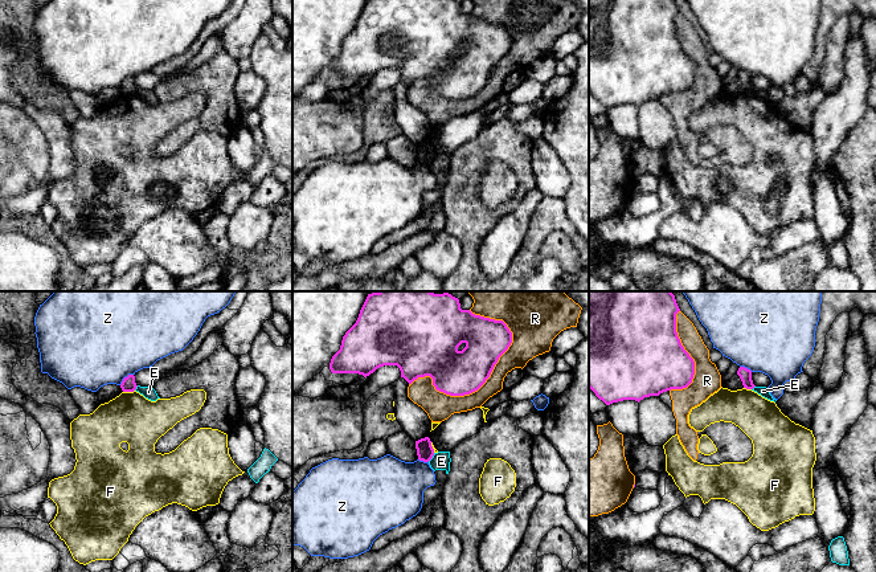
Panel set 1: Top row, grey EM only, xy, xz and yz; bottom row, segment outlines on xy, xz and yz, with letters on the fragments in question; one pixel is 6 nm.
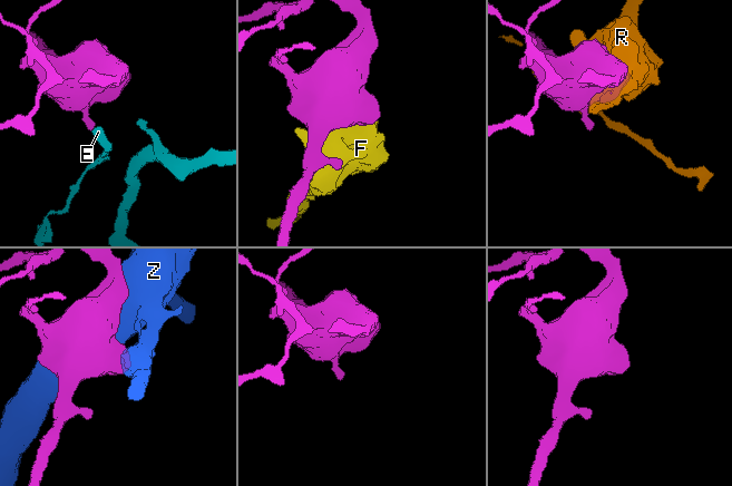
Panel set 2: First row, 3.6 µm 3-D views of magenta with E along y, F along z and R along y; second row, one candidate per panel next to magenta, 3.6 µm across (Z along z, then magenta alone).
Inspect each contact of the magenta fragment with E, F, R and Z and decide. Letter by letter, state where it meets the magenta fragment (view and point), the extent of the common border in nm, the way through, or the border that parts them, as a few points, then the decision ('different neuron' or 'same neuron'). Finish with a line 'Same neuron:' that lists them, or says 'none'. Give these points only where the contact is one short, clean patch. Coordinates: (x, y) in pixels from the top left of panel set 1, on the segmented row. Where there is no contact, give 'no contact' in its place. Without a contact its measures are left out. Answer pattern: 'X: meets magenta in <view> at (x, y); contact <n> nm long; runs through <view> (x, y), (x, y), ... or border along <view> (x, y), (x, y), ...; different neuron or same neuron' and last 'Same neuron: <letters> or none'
E: meets magenta in xz at (432, 457); contact 70 nm long; border along xz (434, 453), (428, 461); different neuron
F: meets magenta in xy at (129, 391); contact 70 nm long; different neuron
R: meets magenta in xz at (469, 393); contact 700 nm long; different neuron
Z: meets magenta in xy at (125, 378); contact 110 nm long; different neuron
Same neuron: none

